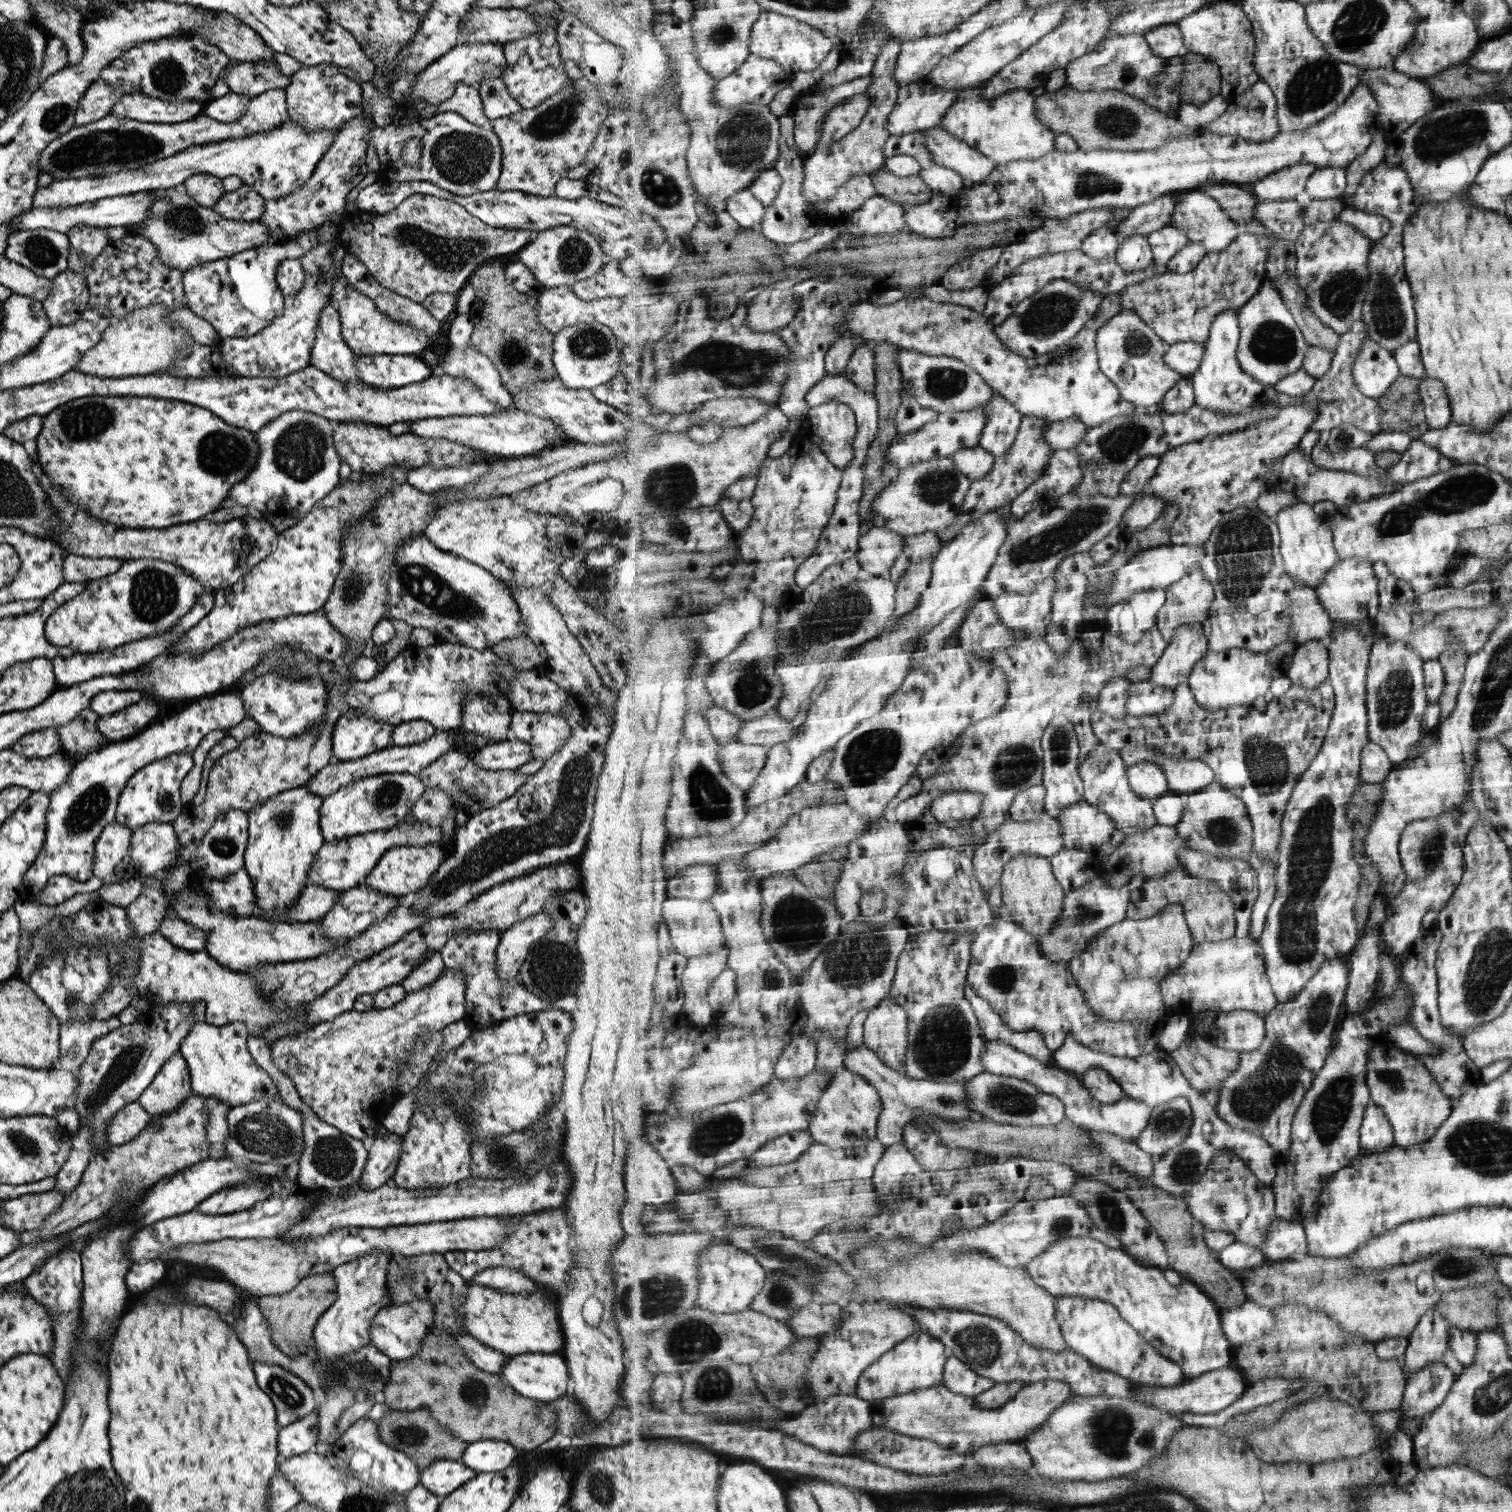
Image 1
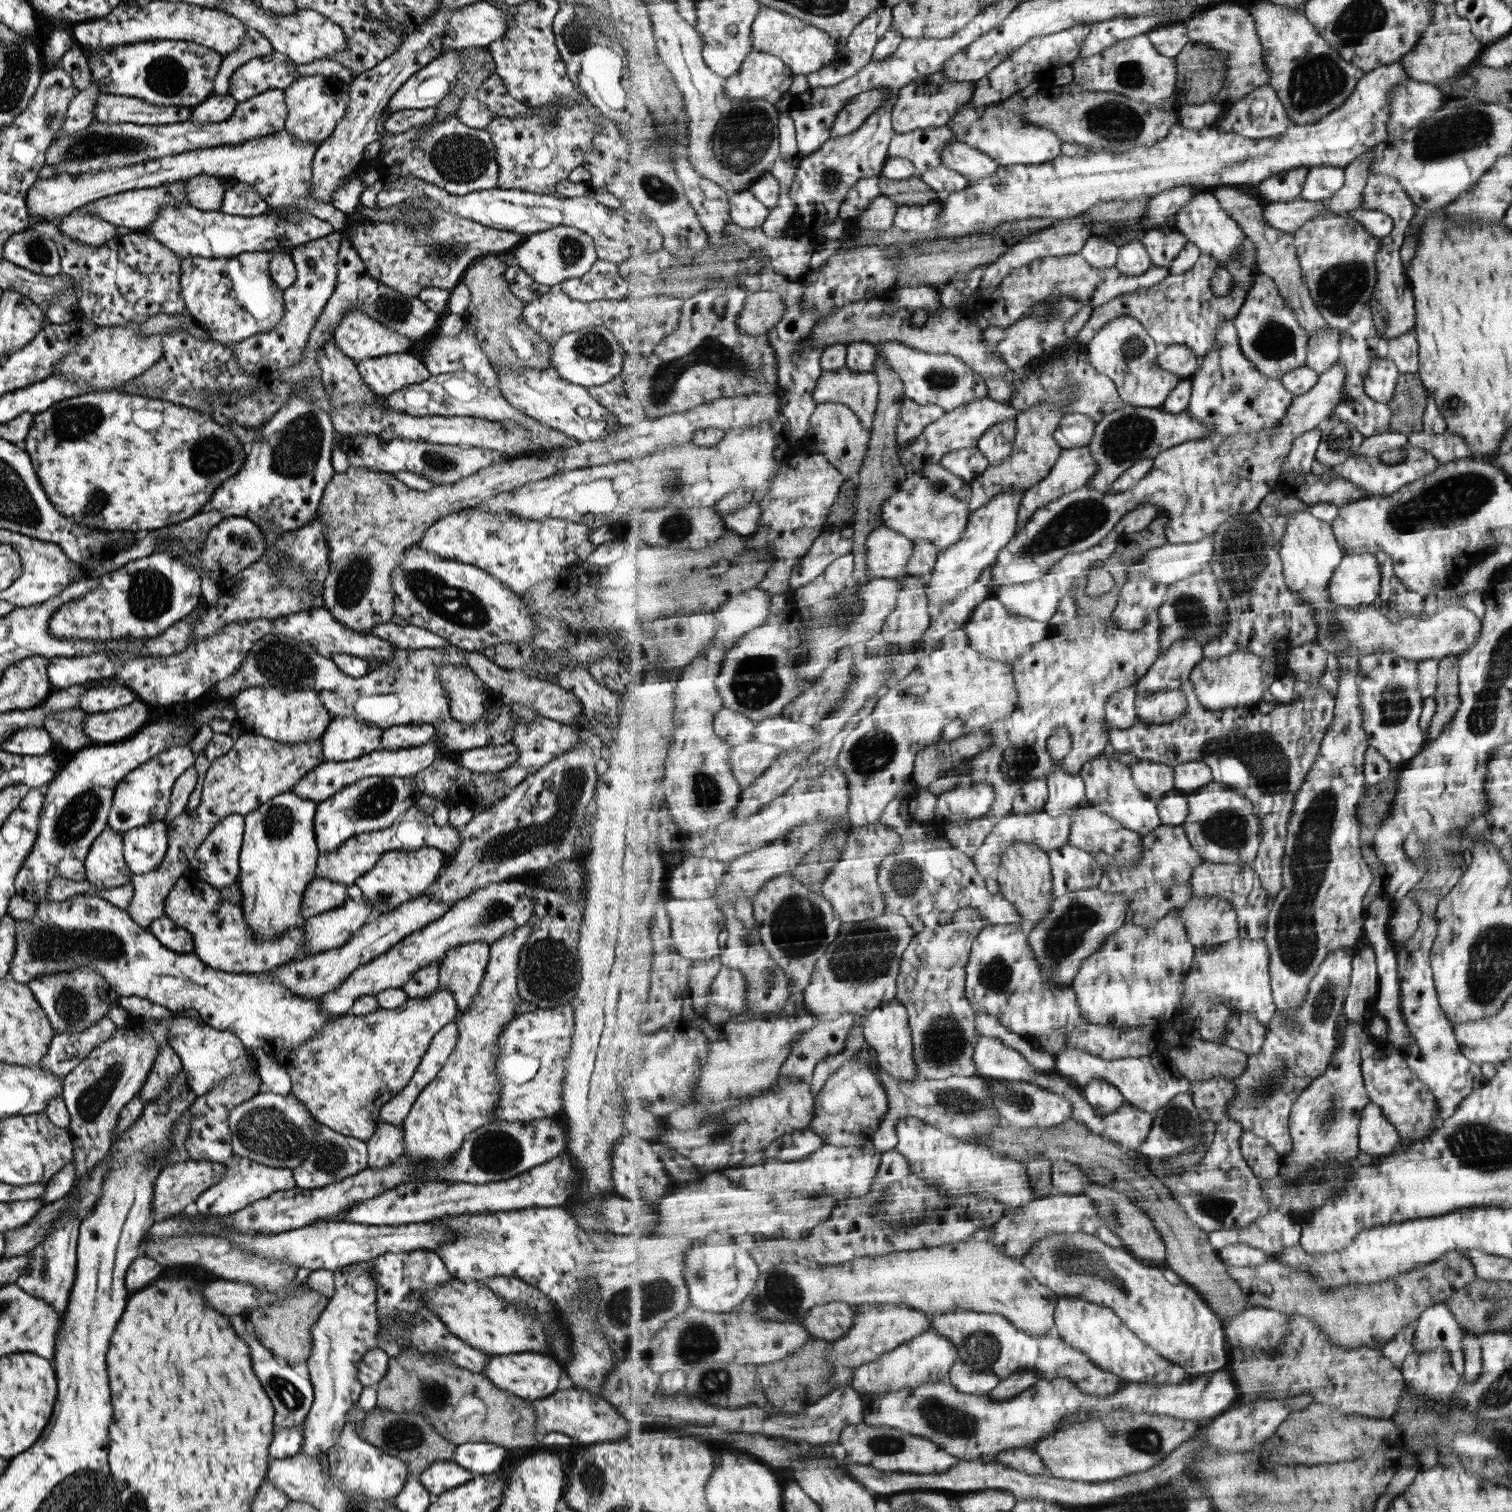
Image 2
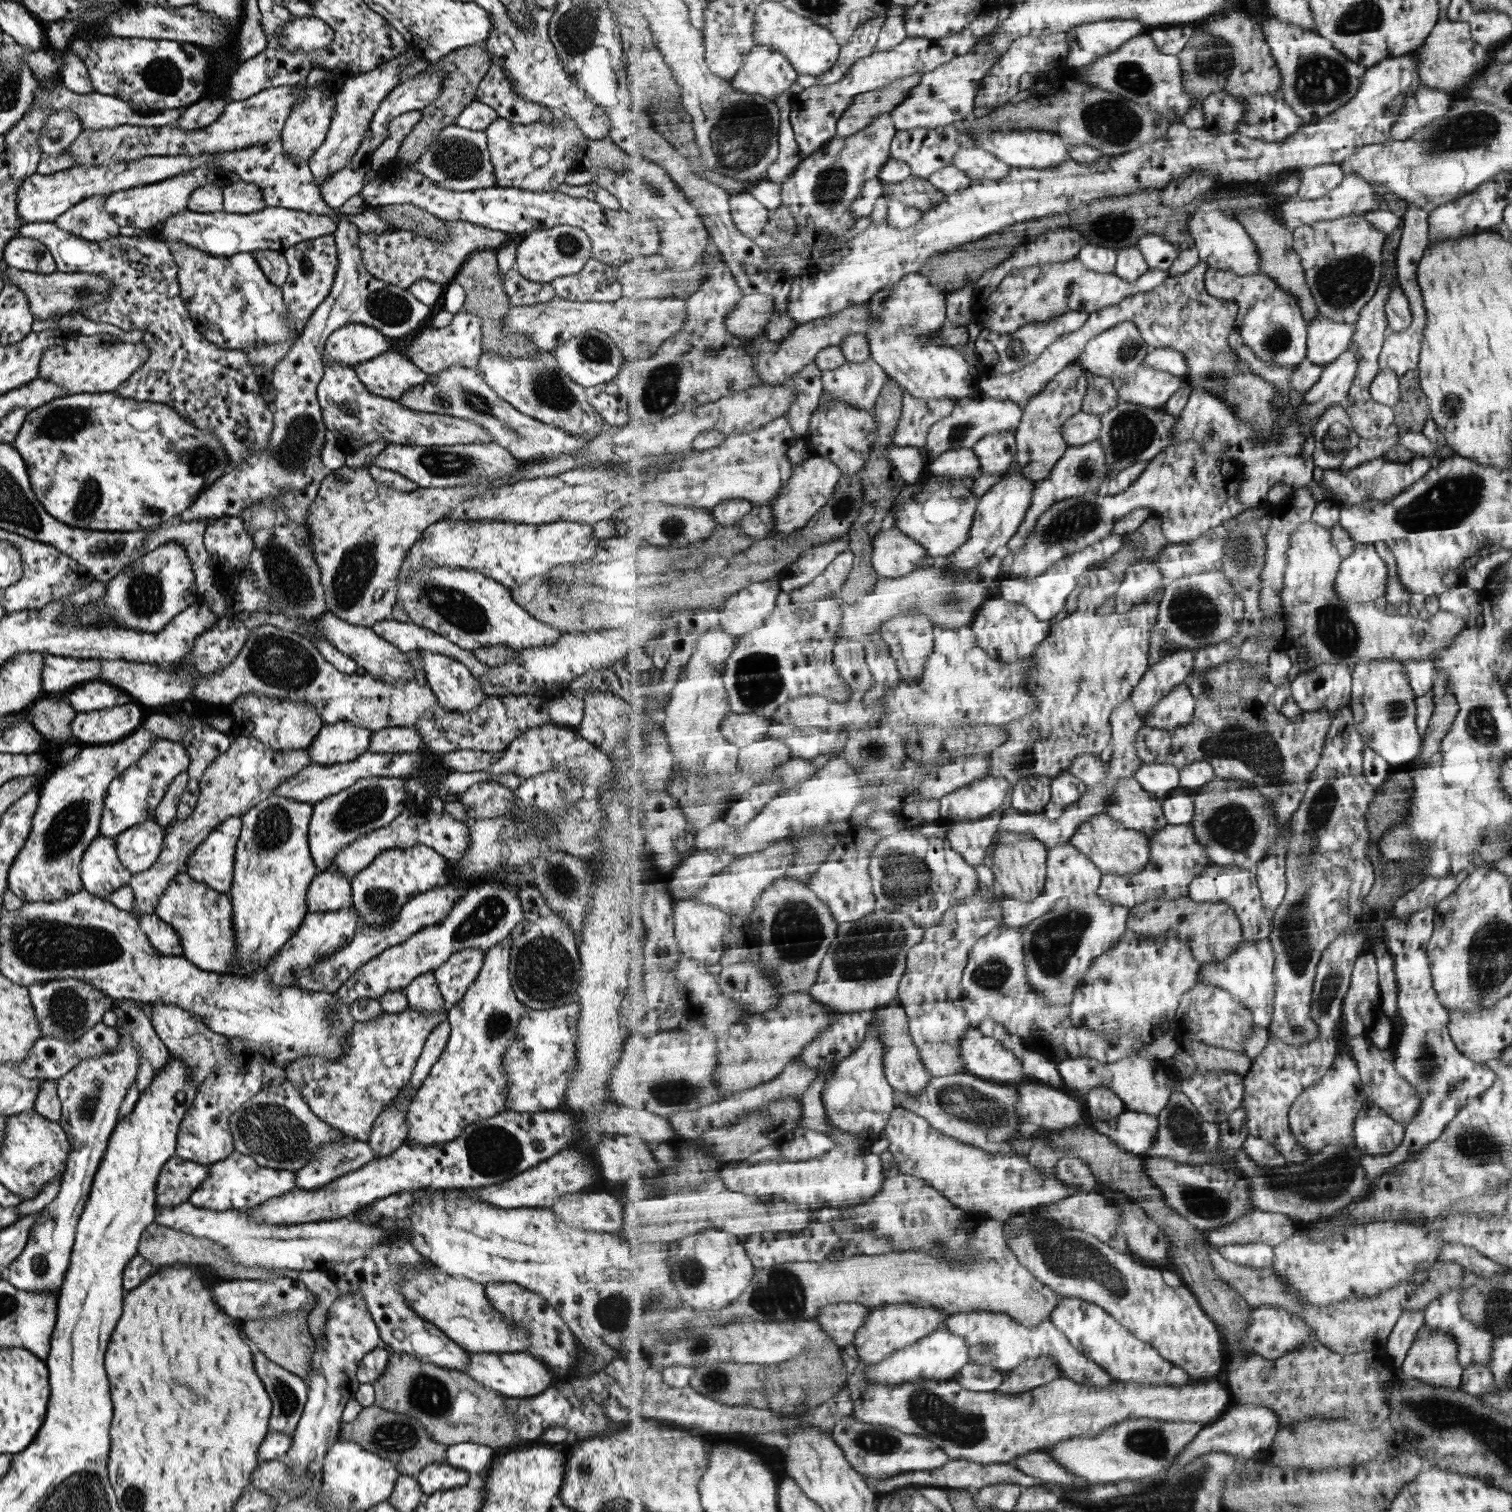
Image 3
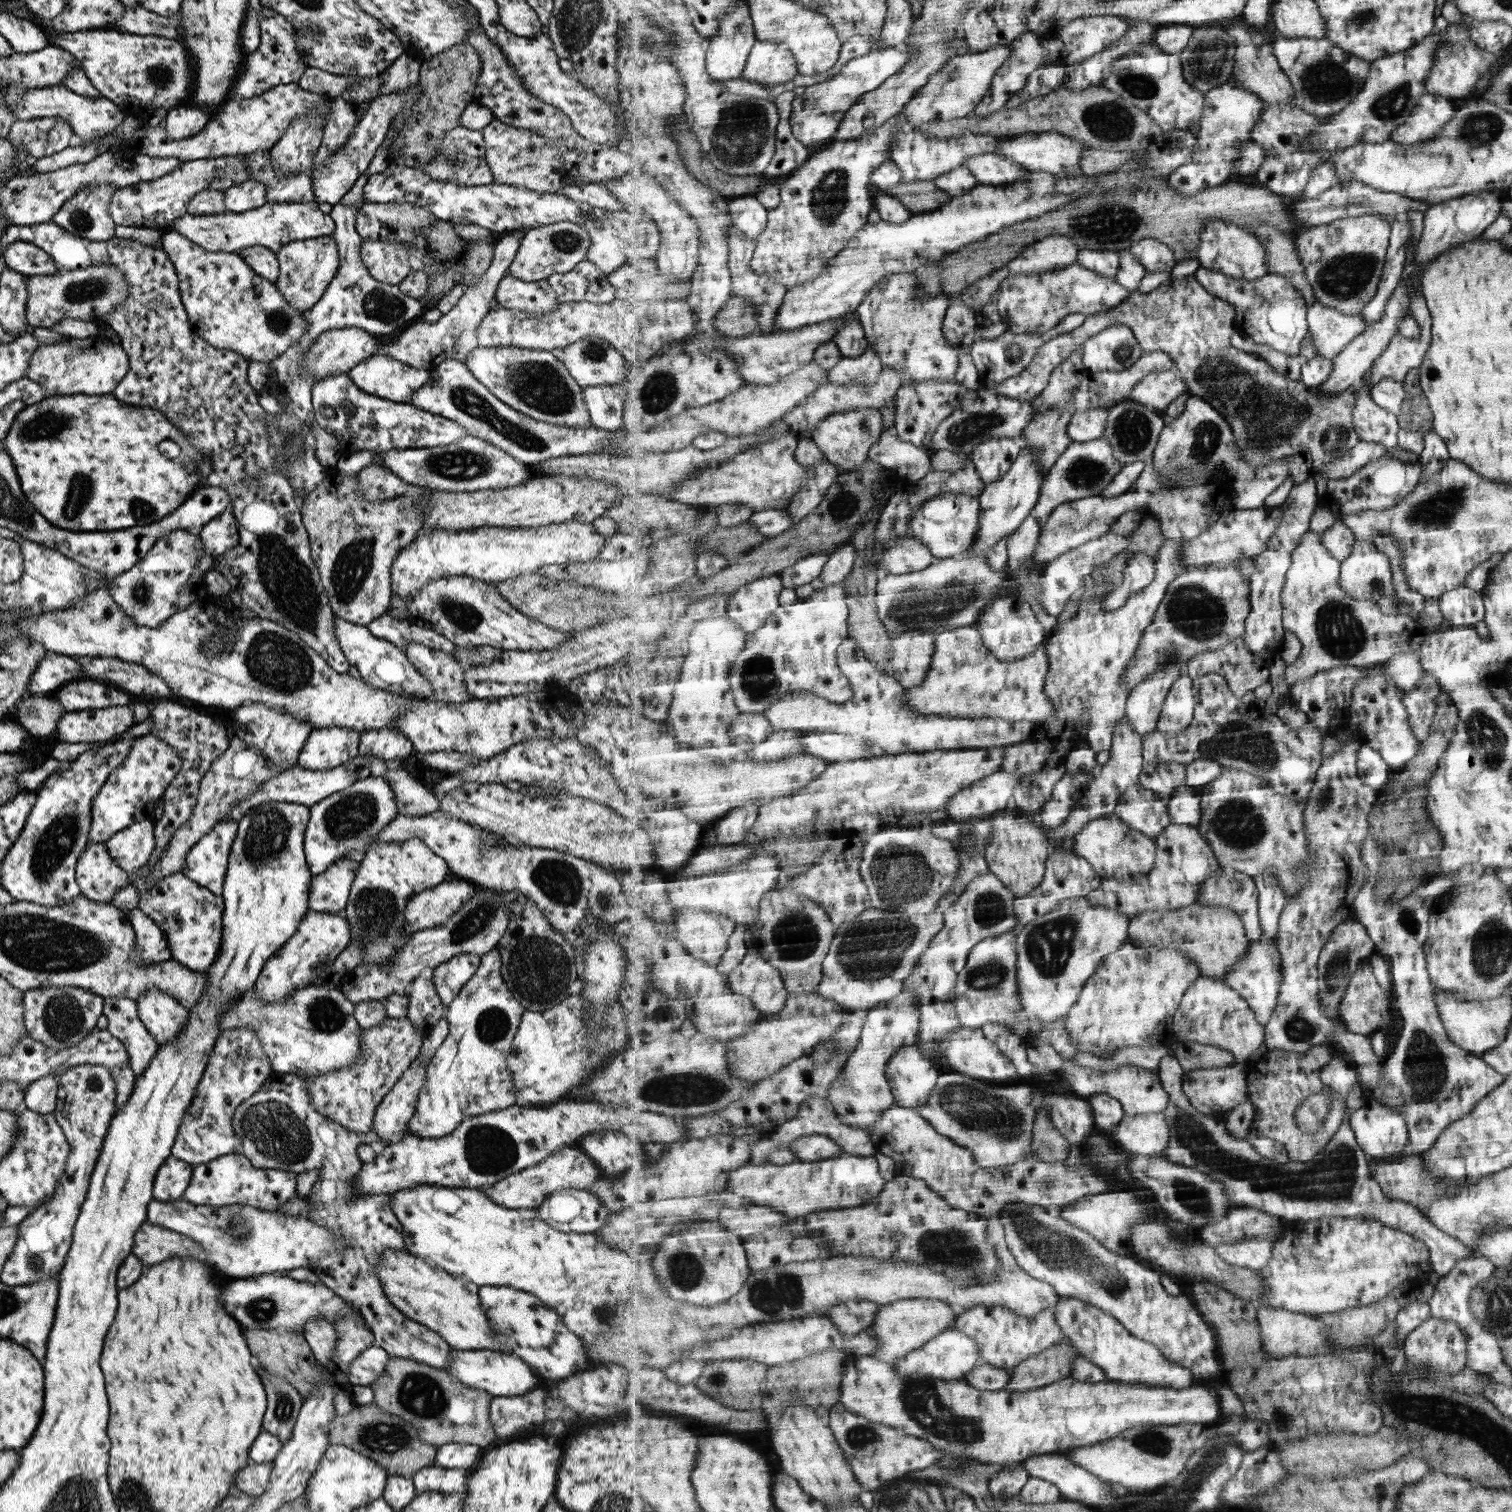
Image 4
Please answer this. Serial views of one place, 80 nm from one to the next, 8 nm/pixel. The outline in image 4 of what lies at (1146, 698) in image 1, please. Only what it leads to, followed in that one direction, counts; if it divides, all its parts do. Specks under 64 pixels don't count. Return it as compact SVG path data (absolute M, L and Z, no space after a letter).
M1185 673L1176 680L1166 696L1158 730L1171 735L1185 730L1194 719L1196 704L1194 679Z

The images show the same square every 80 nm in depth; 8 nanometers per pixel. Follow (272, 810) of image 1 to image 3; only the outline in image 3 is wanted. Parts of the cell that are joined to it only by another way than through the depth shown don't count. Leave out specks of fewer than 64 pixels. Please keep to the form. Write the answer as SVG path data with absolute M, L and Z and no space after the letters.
M269 796L266 799L261 799L257 804L254 804L249 810L246 810L242 815L240 815L240 833L235 843L235 854L233 854L233 878L231 878L231 888L226 893L228 898L231 900L231 910L233 911L233 916L231 916L231 925L233 925L234 936L234 958L236 958L236 969L231 972L227 969L224 974L234 975L234 976L253 976L257 971L266 966L268 958L272 958L276 952L283 946L283 943L291 937L297 928L301 925L305 914L307 913L305 894L307 893L307 888L314 878L317 871L313 861L311 861L311 855L309 855L309 848L307 848L307 829L308 822L310 819L310 814L312 811L312 804L307 804L306 802L297 802L284 796Z

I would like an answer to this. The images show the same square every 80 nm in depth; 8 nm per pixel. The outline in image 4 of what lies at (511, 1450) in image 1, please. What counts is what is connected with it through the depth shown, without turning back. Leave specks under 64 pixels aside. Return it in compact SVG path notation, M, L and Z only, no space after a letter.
M448 1442L436 1446L433 1466L445 1469L462 1469L469 1472L477 1468L476 1462L481 1453L479 1446Z

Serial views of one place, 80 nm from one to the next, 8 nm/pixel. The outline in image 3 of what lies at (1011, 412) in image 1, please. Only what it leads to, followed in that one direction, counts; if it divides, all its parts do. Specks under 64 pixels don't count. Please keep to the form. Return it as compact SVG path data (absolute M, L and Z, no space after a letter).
M1016 431L995 432L982 439L973 451L982 462L982 472L1006 472L1018 458Z

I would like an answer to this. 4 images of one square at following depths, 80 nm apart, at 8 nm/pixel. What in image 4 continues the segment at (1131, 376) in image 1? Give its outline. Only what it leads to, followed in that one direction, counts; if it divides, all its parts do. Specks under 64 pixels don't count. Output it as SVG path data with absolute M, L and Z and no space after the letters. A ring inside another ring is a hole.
M1111 325L1092 336L1083 346L1084 365L1088 372L1123 372L1131 370L1143 358L1143 346L1131 326ZM1176 371L1152 373L1147 375L1127 401L1137 402L1164 413L1167 408L1188 392L1188 385Z

